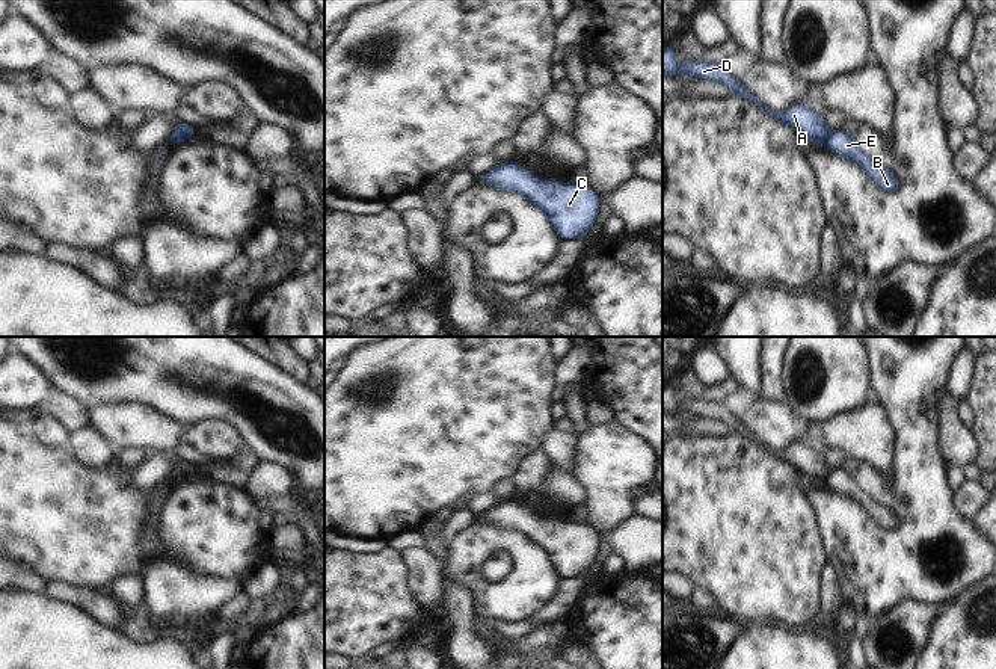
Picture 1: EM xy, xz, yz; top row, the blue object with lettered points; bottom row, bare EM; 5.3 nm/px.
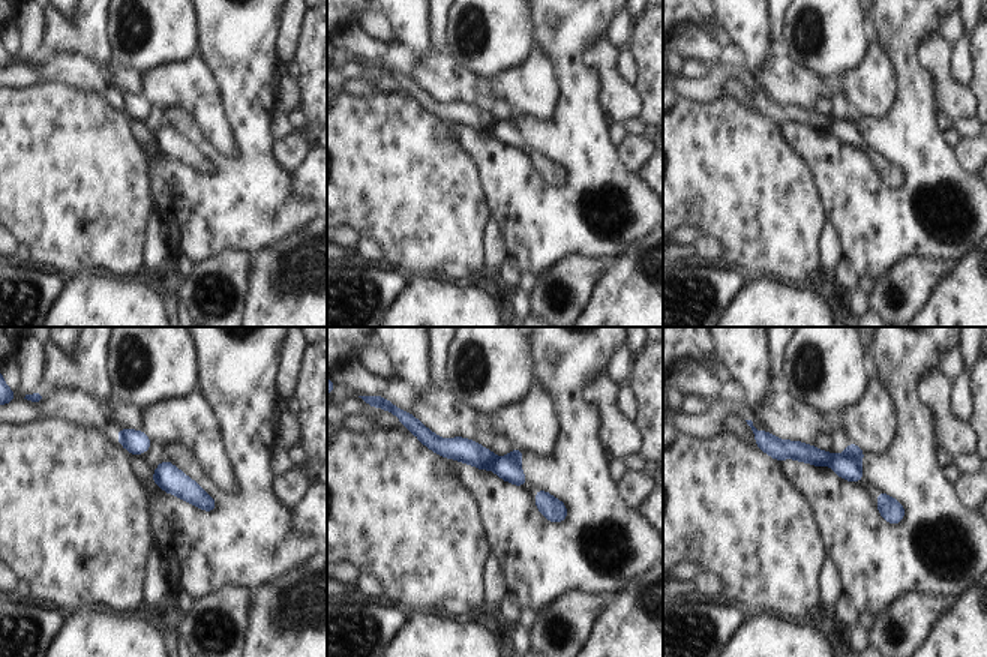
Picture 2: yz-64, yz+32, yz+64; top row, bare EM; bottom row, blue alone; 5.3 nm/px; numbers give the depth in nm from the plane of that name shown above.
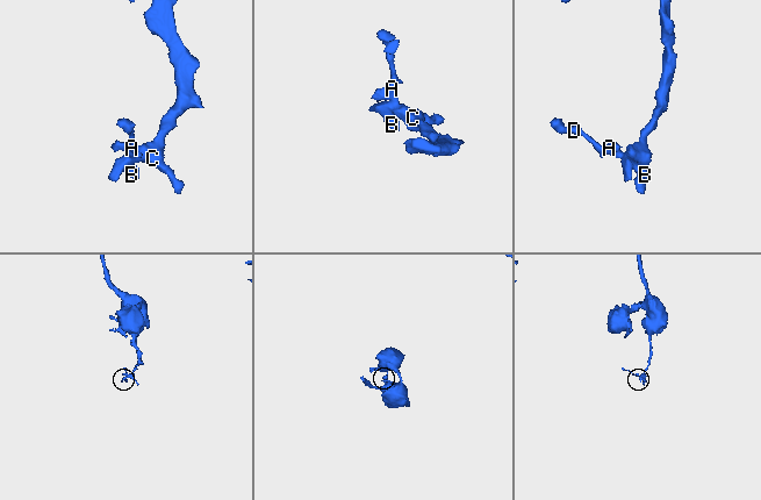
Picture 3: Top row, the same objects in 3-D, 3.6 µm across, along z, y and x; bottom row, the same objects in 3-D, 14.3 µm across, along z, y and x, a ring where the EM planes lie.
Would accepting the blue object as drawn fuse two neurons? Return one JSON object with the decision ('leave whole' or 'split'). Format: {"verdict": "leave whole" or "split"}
{"verdict": "split"}

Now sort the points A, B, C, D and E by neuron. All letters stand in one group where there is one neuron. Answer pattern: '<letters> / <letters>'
A D / B C E

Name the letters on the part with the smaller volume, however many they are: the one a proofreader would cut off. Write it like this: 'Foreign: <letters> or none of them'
Foreign: A, D

